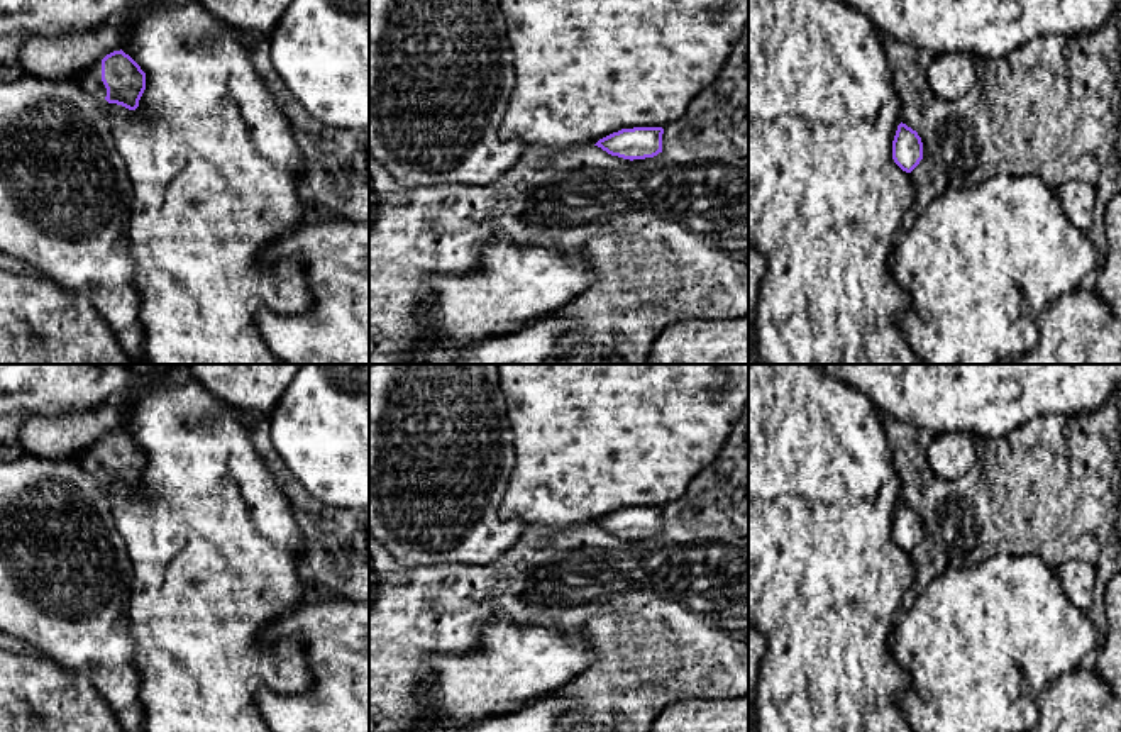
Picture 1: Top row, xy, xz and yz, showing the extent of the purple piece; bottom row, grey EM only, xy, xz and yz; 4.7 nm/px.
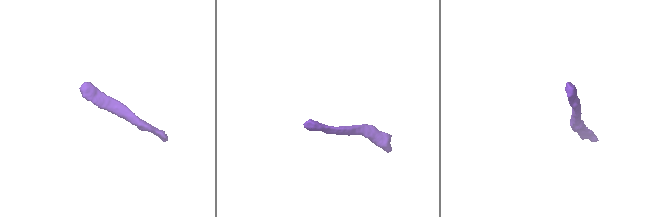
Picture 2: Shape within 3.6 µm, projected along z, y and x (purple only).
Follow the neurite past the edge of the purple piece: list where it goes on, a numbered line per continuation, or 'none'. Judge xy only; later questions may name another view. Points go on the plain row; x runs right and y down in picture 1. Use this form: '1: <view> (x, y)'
1: xy (90, 460)

